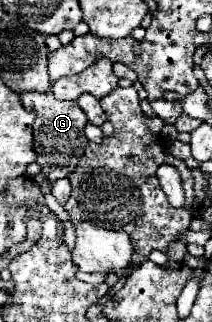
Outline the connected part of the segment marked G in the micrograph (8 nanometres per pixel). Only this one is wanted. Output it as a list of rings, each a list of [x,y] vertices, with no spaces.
[[[26,92],[20,96],[23,106],[28,110],[36,112],[36,122],[34,122],[34,152],[36,152],[36,162],[42,168],[42,174],[46,176],[44,182],[38,186],[42,188],[44,194],[50,194],[50,184],[62,176],[68,176],[74,172],[78,166],[78,160],[82,158],[88,138],[84,136],[84,126],[88,124],[86,114],[76,102],[62,102],[56,100],[52,92]]]

